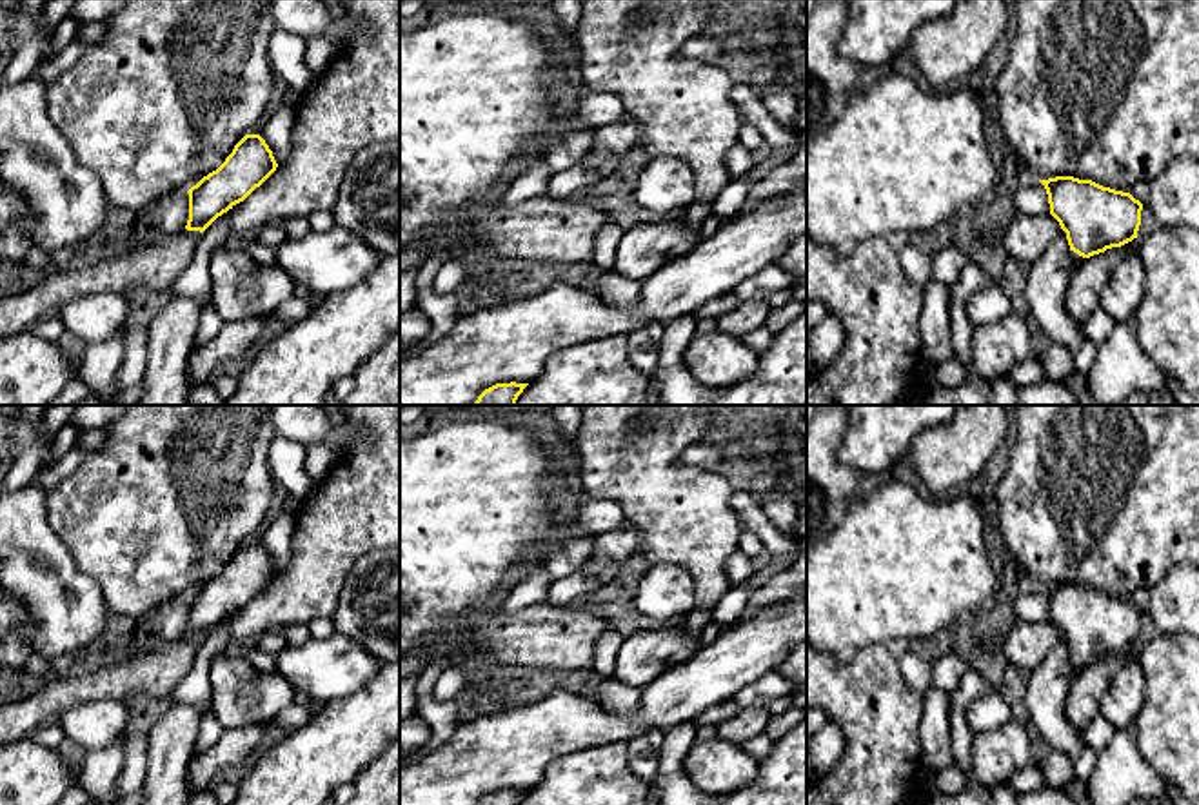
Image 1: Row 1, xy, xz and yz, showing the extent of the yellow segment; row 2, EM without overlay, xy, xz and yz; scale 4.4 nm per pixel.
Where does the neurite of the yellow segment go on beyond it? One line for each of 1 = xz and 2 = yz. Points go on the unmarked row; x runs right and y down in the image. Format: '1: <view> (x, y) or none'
1: none
2: yz (1076, 667)

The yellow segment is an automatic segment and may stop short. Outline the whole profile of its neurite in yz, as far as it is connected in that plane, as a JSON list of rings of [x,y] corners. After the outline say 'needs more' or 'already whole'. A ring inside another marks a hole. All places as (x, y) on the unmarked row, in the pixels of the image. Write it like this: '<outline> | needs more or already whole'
[[[1074,583],[1039,589],[1046,596],[1050,621],[1066,640],[1074,674],[1085,665],[1137,645],[1143,611],[1130,600]]] | needs more

